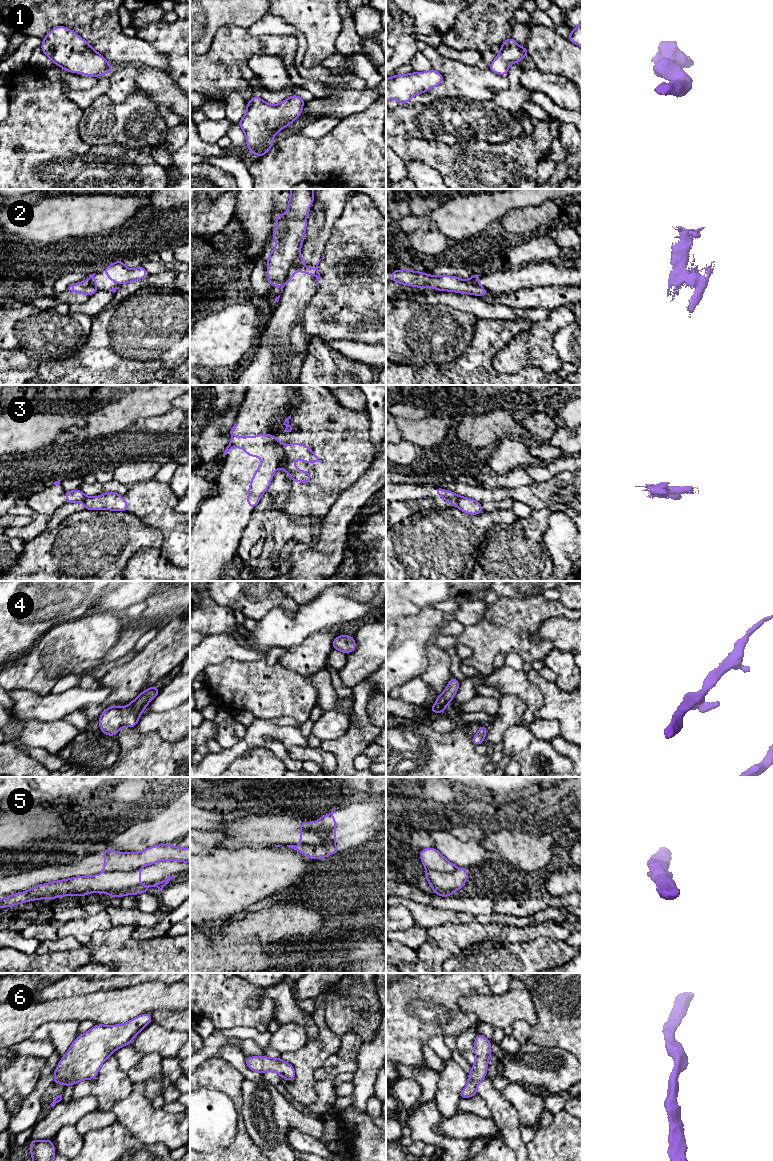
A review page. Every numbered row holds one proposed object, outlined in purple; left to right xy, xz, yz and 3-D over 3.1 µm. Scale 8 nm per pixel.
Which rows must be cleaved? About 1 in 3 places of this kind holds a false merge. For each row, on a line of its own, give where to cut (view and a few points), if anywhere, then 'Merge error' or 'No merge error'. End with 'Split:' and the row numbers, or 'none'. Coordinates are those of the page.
1: No split. No merge error
2: Split along xz (299, 251), (284, 284). Merge error
3: Split along xz (284, 445), (283, 456), (277, 465). Merge error
4: No split. No merge error
5: Split along xz (305, 823), (304, 829), (319, 832), (323, 836), (322, 843). Merge error
6: No split. No merge error
Split: 2, 3, 5

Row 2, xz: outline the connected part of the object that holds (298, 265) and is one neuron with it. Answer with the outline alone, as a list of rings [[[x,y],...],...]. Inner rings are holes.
[[[300,252],[297,254],[296,259],[294,261],[293,267],[290,269],[287,279],[285,280],[285,285],[288,283],[289,280],[291,280],[294,276],[295,273],[293,272],[294,270],[296,271],[302,271],[304,274],[309,275],[312,274],[316,279],[317,279],[317,284],[319,285],[319,279],[320,279],[320,273],[318,270],[318,265],[319,262],[324,258],[324,255],[322,258],[318,261],[316,264],[316,267],[314,269],[312,268],[307,268],[304,264],[305,259],[303,259],[300,255]]]

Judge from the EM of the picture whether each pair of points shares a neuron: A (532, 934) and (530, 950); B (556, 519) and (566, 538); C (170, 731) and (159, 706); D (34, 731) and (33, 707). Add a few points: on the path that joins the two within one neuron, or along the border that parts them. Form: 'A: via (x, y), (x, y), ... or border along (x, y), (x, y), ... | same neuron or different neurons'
A: border along (551, 937), (539, 936), (521, 942) | different neurons
B: via (559, 524), (562, 533) | same neuron
C: border along (179, 705), (163, 711), (147, 709) | different neurons
D: border along (58, 720), (24, 722) | different neurons

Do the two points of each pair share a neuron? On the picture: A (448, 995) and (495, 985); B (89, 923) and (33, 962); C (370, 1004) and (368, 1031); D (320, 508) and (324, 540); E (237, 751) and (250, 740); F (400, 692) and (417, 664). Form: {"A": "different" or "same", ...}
{"A": "different", "B": "different", "C": "same", "D": "different", "E": "same", "F": "different"}

